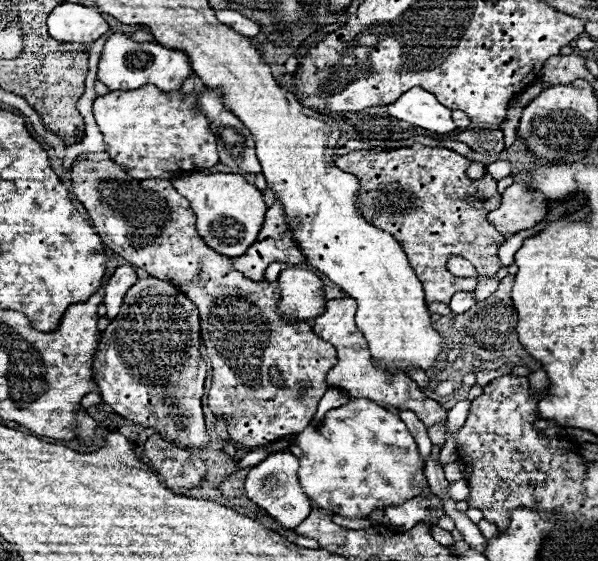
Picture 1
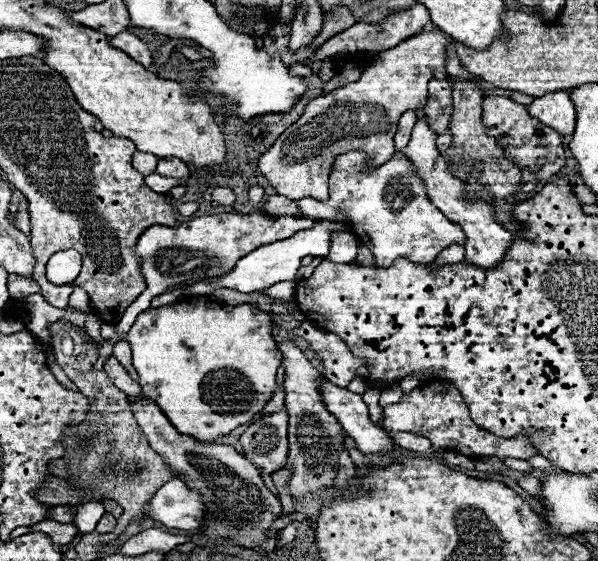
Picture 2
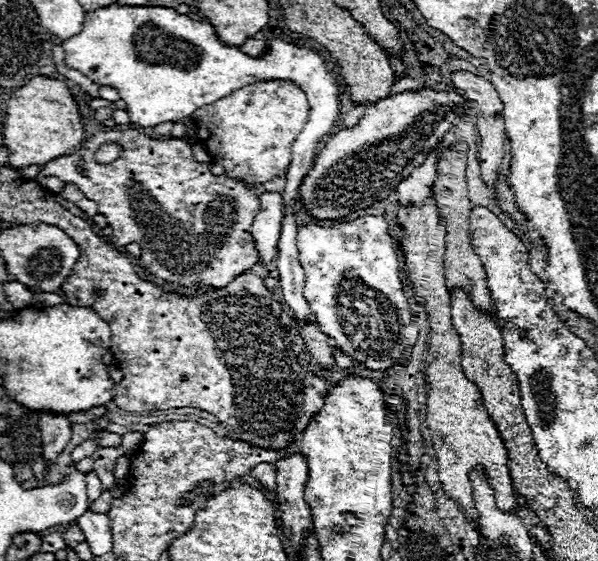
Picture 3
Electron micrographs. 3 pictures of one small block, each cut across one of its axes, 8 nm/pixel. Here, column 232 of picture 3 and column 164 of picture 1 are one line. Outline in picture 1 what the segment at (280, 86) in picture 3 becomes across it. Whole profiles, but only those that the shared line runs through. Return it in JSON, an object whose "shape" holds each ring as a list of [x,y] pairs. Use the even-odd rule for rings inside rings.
{"shape":[[[144,86],[144,88],[128,90],[128,92],[122,92],[122,90],[118,90],[118,92],[108,92],[108,94],[100,96],[100,98],[96,98],[96,100],[94,100],[94,118],[96,118],[96,122],[98,122],[98,128],[100,128],[102,136],[104,136],[104,144],[106,144],[106,152],[108,152],[110,160],[116,162],[116,164],[120,164],[122,168],[126,168],[126,172],[128,172],[132,178],[168,178],[168,180],[170,180],[170,178],[176,178],[176,176],[180,176],[180,174],[184,174],[184,172],[198,172],[198,170],[202,170],[202,168],[212,168],[214,164],[218,164],[216,138],[214,138],[214,134],[212,134],[212,130],[210,130],[208,118],[206,118],[206,116],[200,112],[200,108],[198,108],[196,96],[198,96],[196,90],[190,92],[190,94],[184,94],[182,90],[162,92],[162,90],[158,90],[156,86]]]}

